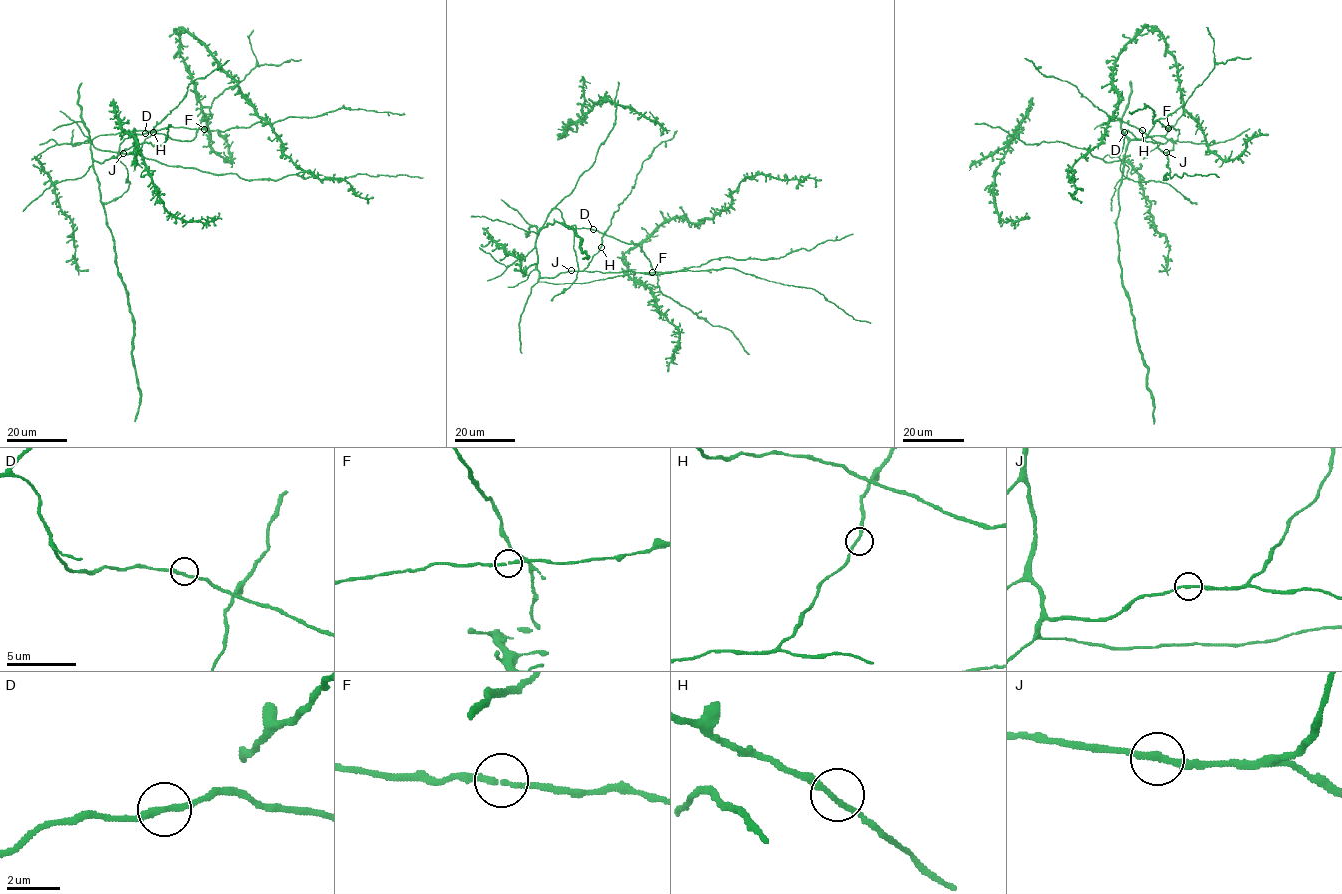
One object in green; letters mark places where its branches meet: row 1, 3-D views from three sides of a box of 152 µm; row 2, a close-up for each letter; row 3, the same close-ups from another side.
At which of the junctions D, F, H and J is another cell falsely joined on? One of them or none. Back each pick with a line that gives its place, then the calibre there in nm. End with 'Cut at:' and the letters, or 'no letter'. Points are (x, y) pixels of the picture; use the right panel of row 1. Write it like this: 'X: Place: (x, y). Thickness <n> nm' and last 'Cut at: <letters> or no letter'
Cut at: no letter

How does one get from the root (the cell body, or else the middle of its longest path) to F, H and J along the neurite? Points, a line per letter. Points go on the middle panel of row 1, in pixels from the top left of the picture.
F: (593, 230), (569, 229), (561, 212), (553, 208), (536, 237), (538, 281), (585, 283), (636, 272), (652, 272)
H: (593, 230), (569, 229), (561, 212), (553, 208), (536, 237), (538, 275), (582, 271), (601, 247)
J: (593, 230), (569, 229), (561, 212), (553, 208), (538, 230), (535, 242), (538, 275), (551, 278), (571, 270)

